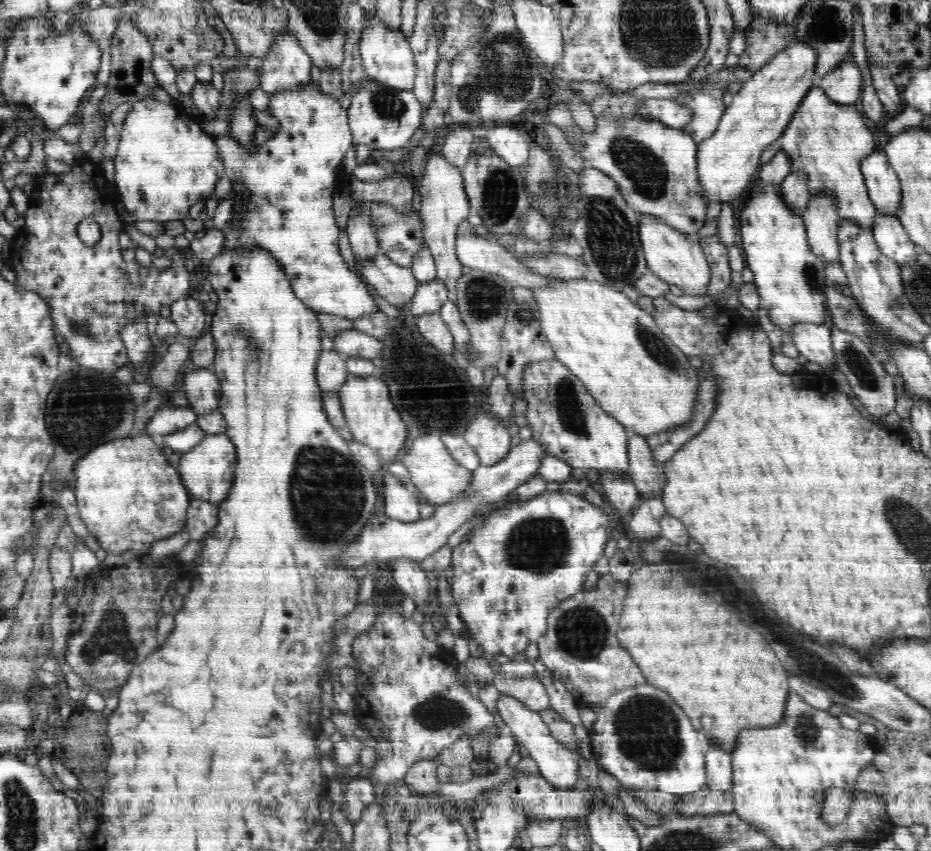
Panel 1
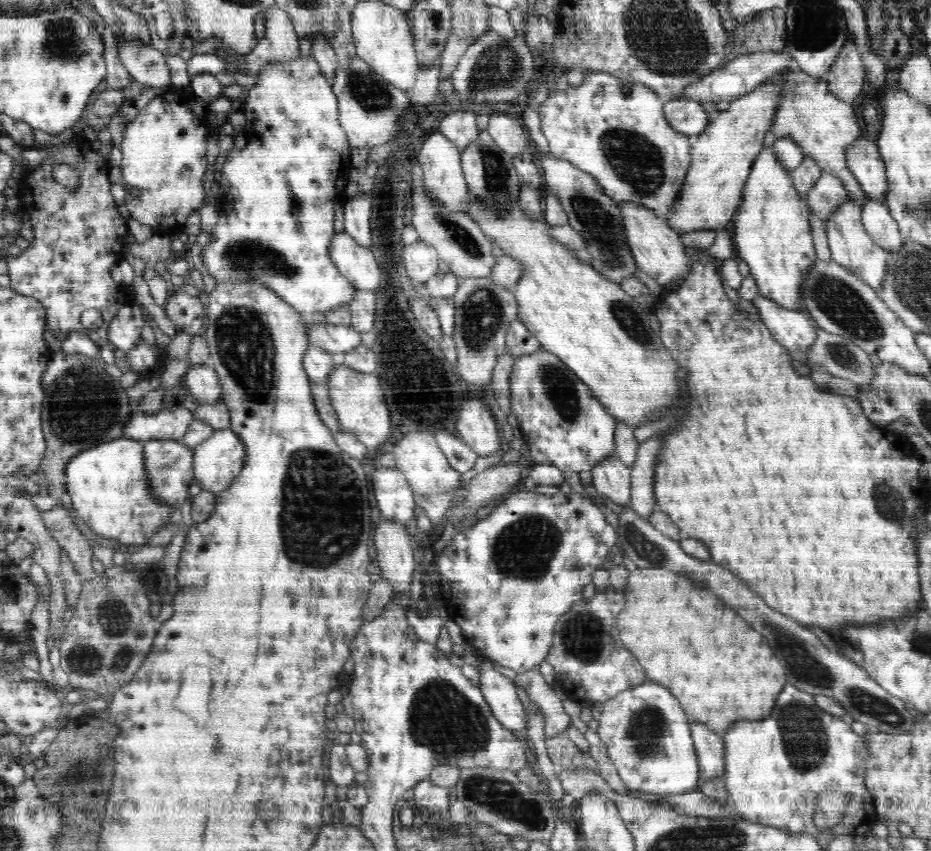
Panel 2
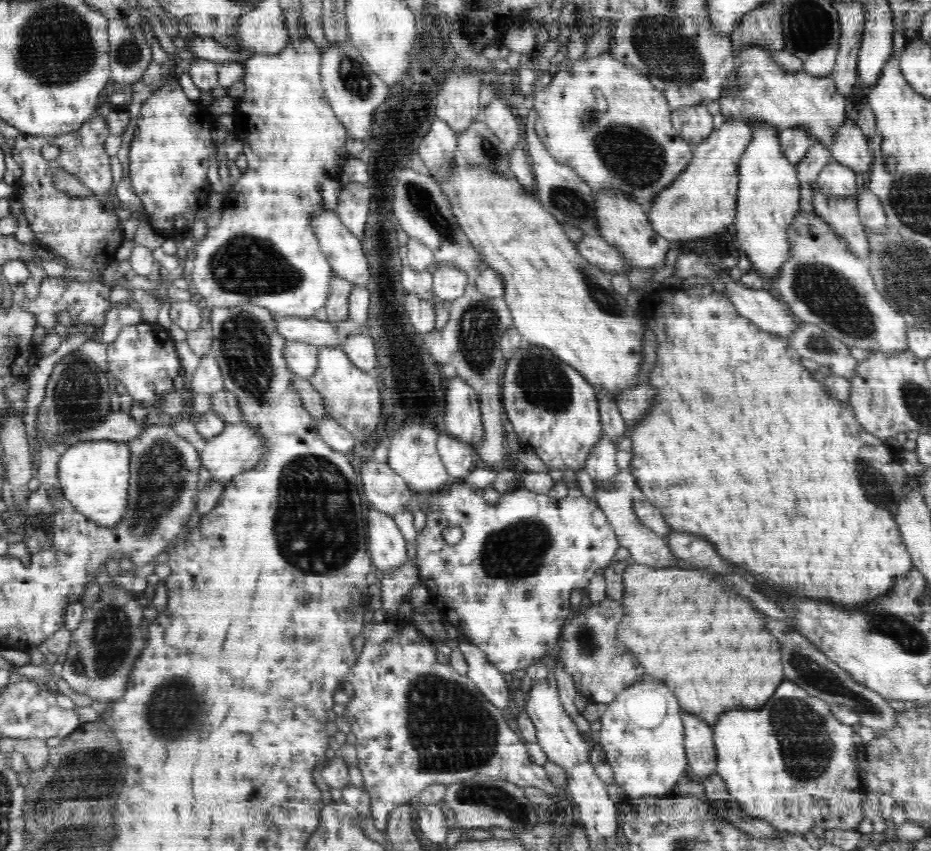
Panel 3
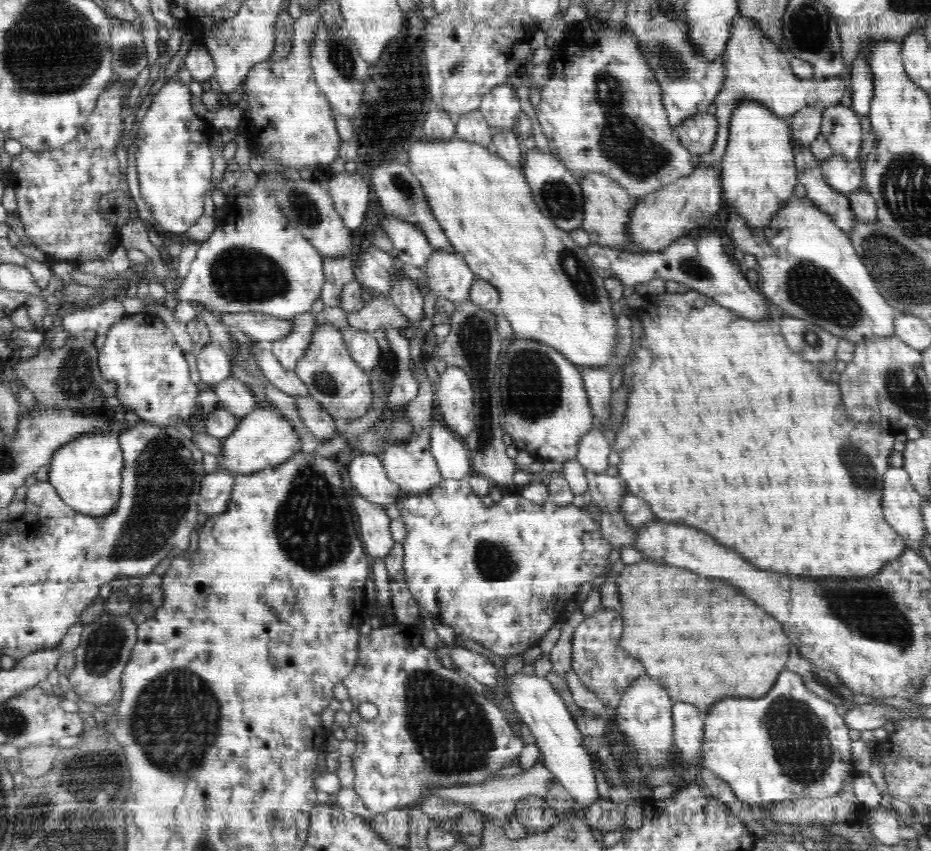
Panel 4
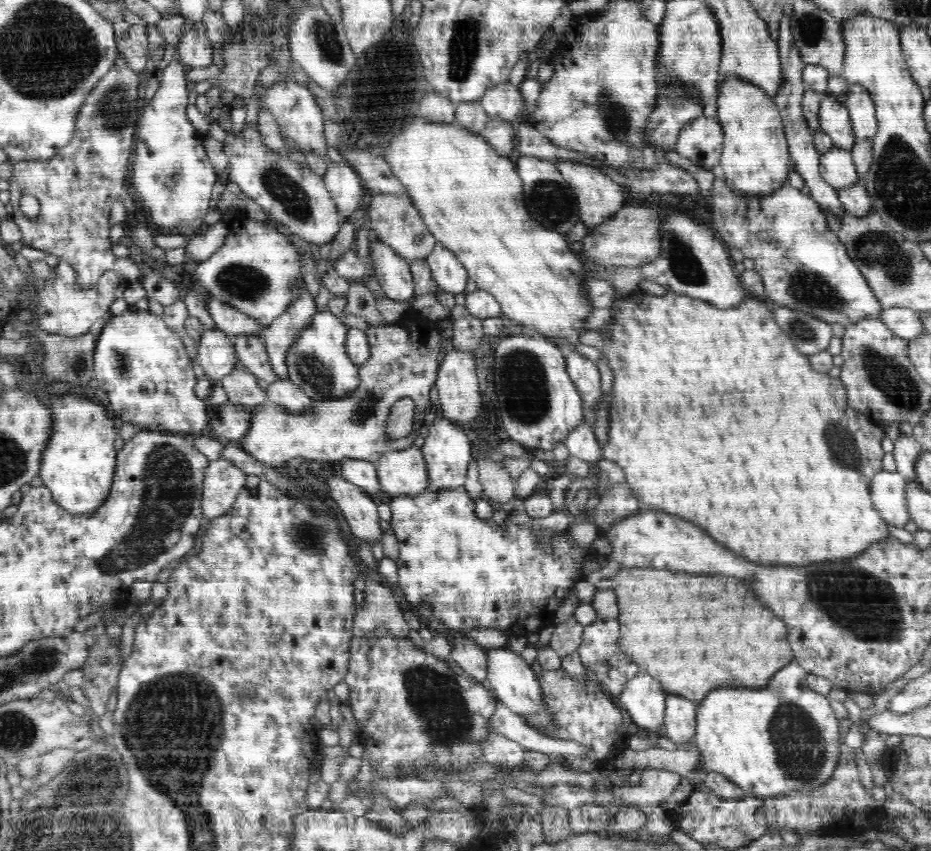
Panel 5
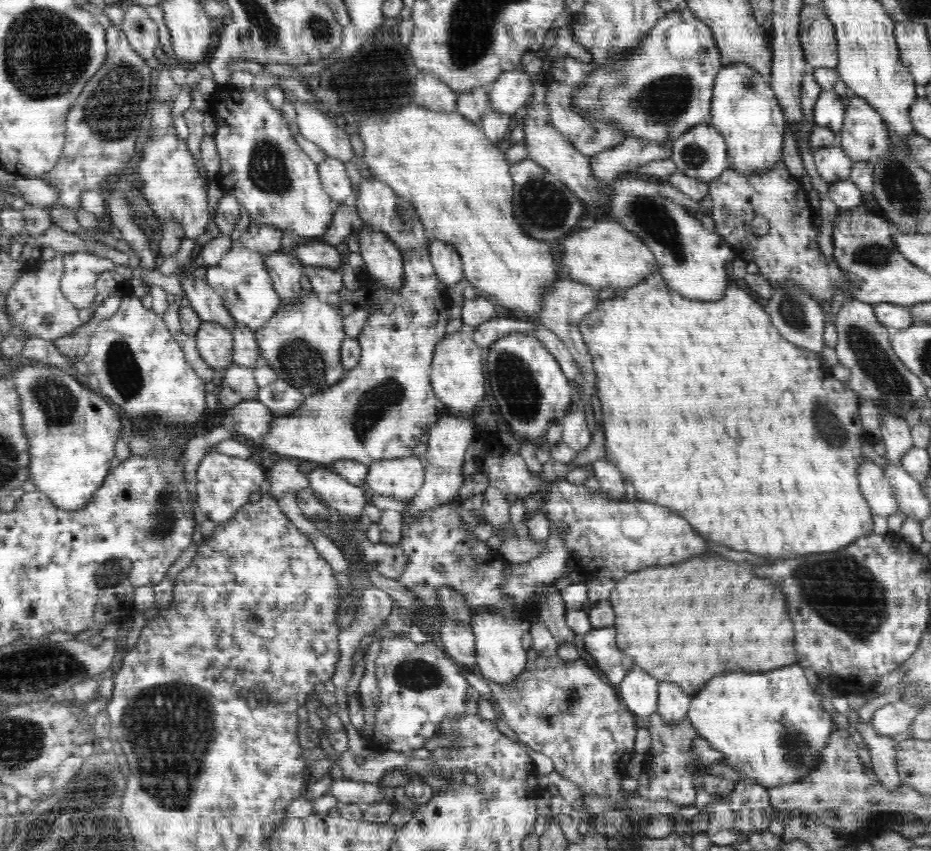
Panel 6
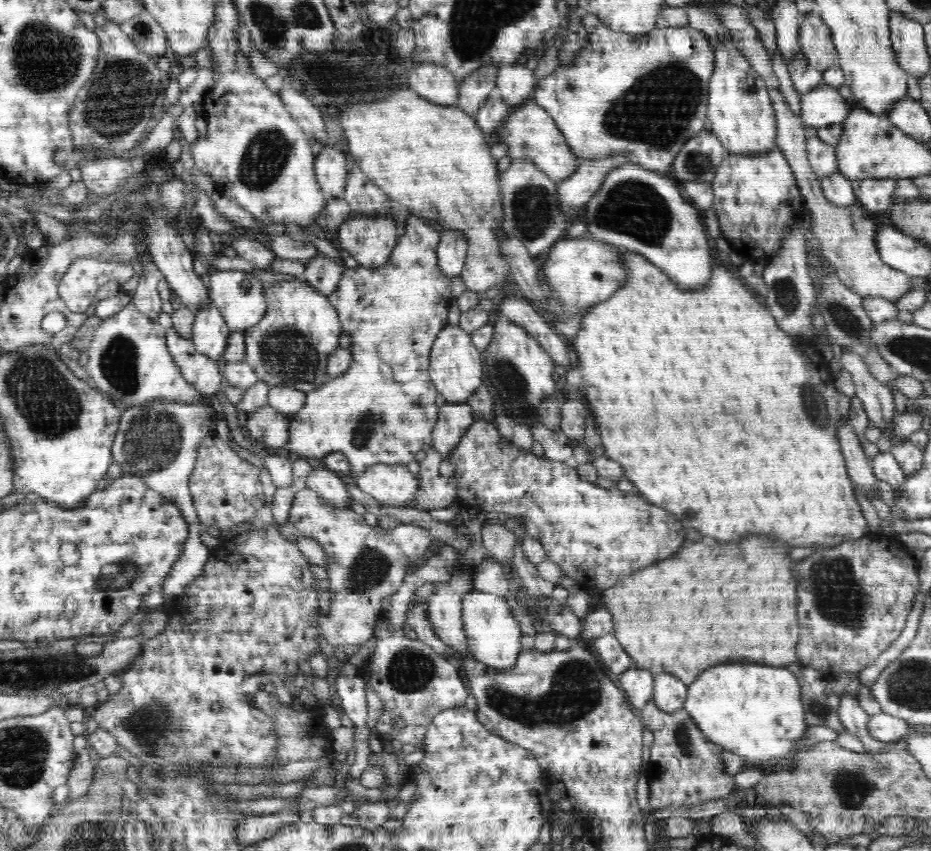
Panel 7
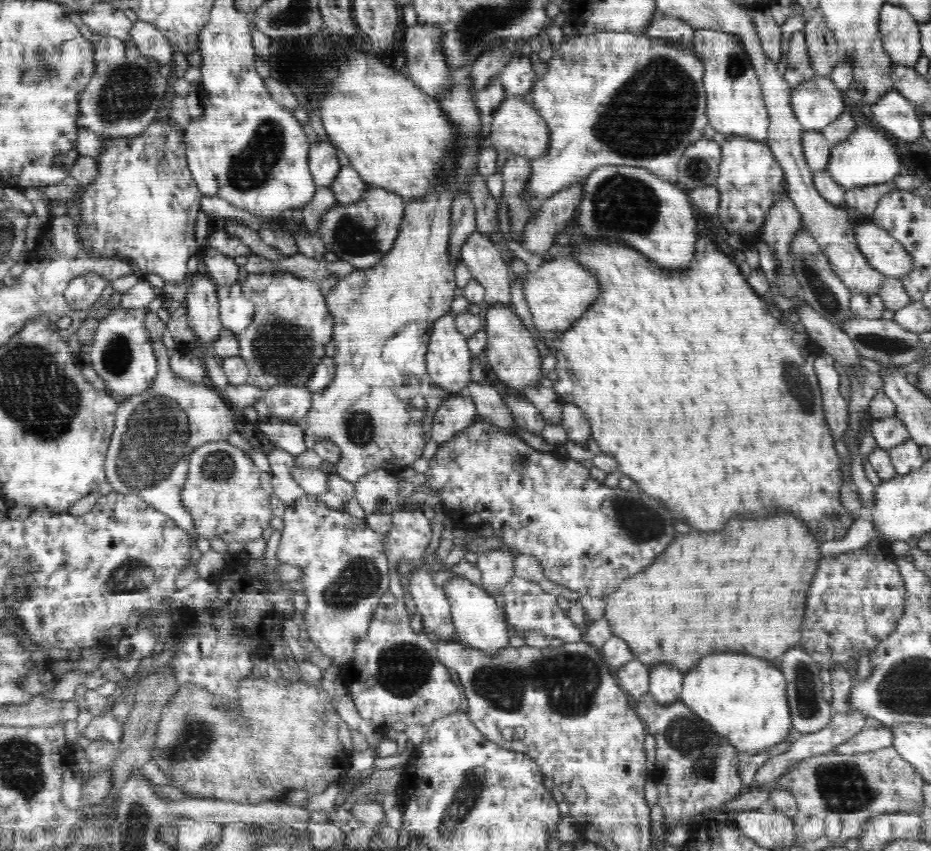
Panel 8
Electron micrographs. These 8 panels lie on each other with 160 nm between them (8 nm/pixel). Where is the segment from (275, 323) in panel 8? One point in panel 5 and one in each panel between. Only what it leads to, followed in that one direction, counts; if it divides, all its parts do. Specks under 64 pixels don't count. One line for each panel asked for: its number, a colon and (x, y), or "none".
5: (318, 364)
6: (302, 343)
7: (289, 347)

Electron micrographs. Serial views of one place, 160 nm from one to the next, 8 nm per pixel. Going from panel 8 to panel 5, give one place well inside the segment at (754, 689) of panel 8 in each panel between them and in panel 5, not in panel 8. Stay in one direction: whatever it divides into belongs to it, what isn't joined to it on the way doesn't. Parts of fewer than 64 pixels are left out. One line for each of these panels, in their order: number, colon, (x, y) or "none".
5: (783, 738)
6: (770, 727)
7: (754, 711)

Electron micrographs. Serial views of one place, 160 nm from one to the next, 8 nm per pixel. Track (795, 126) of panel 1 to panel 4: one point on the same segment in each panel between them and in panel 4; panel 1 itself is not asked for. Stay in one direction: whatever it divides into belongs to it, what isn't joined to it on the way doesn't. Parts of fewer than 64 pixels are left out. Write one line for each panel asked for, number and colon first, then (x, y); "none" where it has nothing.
2: (823, 125)
3: (767, 94)
4: (757, 69)

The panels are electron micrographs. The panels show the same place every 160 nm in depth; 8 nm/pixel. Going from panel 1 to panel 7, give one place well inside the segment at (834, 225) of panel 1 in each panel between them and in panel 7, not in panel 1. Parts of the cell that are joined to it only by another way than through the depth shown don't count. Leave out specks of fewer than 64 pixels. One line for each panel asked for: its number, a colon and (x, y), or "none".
2: (828, 194)
3: (835, 179)
4: (844, 175)
5: (837, 167)
6: (833, 164)
7: (822, 157)

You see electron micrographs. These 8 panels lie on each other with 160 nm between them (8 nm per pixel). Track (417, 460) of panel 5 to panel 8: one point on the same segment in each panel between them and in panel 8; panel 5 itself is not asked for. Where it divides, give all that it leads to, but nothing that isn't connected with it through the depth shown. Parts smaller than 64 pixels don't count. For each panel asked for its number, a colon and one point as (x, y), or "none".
6: (402, 478)
7: (392, 484)
8: (377, 492)

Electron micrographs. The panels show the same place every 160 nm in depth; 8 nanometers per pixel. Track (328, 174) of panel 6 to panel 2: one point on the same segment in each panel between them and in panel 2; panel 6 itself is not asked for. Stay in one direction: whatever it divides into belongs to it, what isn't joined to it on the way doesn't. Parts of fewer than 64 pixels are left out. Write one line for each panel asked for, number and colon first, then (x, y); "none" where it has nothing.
2: (356, 210)
3: (354, 202)
4: (350, 193)
5: (344, 185)

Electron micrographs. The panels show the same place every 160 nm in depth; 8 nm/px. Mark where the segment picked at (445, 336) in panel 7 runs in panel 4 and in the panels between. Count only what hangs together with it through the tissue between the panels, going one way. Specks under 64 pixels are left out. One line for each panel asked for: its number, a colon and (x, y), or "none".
4: (454, 391)
5: (456, 381)
6: (456, 376)

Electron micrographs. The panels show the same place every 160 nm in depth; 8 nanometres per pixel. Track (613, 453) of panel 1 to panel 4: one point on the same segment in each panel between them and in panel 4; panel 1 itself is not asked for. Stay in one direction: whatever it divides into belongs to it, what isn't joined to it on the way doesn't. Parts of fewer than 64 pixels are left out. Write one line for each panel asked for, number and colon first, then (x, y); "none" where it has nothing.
2: (562, 422)
3: (553, 409)
4: (547, 410)

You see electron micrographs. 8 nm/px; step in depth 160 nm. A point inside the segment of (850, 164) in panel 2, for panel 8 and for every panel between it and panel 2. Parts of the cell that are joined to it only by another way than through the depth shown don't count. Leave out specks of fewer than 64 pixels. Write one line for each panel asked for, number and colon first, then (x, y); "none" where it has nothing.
3: (849, 146)
4: (841, 127)
5: (834, 116)
6: (829, 111)
7: (824, 106)
8: (816, 103)

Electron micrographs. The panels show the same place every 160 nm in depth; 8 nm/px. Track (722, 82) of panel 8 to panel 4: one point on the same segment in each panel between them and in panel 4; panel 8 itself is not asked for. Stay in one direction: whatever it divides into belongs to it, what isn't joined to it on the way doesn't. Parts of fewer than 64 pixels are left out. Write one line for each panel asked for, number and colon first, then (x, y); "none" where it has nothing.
4: (759, 175)
5: (755, 160)
6: (744, 109)
7: (739, 112)

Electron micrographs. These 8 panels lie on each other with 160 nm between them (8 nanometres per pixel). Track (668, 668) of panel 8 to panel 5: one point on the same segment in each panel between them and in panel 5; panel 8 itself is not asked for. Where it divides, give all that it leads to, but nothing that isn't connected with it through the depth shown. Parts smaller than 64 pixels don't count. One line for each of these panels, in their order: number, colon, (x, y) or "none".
5: (679, 722)
6: (673, 703)
7: (669, 693)

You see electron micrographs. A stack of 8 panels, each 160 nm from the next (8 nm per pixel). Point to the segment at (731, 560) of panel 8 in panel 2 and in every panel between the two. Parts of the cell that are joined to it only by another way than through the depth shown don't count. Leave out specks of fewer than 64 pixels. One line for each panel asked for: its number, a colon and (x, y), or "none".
2: (723, 671)
3: (662, 607)
4: (718, 643)
5: (693, 632)
6: (658, 611)
7: (710, 603)

